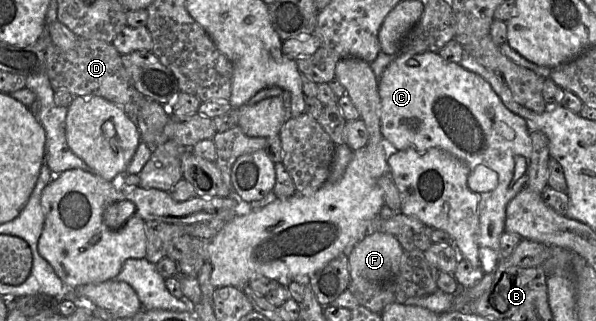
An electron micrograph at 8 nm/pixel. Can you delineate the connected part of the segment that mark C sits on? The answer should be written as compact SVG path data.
M425 52L421 54L399 53L389 66L384 70L378 81L378 92L381 99L381 132L398 151L406 149L415 149L418 152L425 152L431 148L438 148L460 161L464 162L469 168L468 187L478 196L479 228L478 244L483 248L490 248L499 252L500 237L505 232L506 208L508 203L527 186L528 167L532 153L532 142L530 137L531 128L527 121L521 116L510 111L502 102L500 97L494 92L491 85L480 75L468 71L459 63L448 62L444 60L437 52Z

